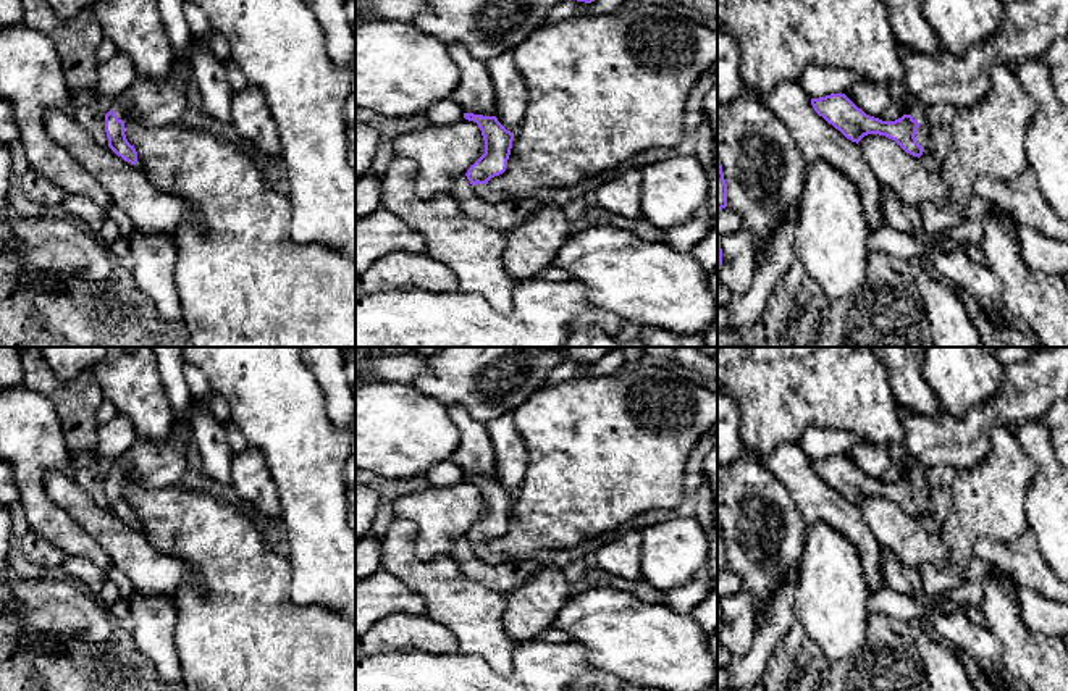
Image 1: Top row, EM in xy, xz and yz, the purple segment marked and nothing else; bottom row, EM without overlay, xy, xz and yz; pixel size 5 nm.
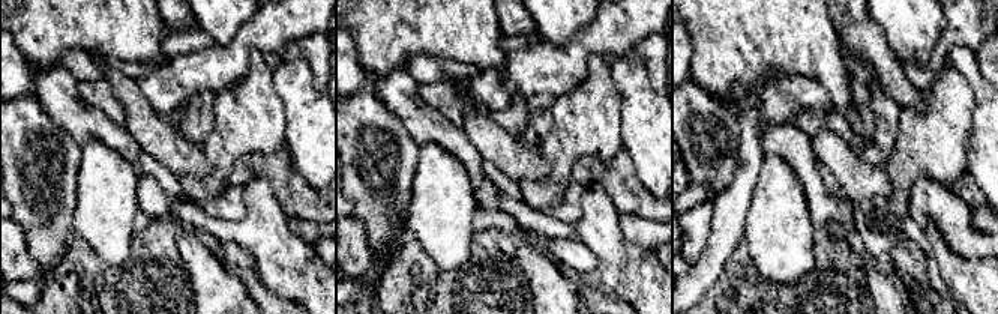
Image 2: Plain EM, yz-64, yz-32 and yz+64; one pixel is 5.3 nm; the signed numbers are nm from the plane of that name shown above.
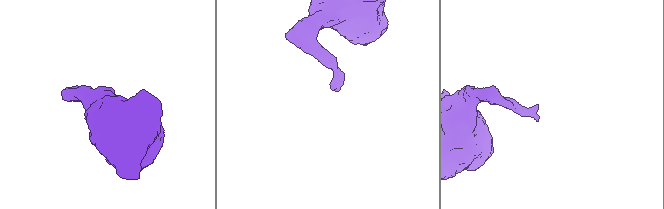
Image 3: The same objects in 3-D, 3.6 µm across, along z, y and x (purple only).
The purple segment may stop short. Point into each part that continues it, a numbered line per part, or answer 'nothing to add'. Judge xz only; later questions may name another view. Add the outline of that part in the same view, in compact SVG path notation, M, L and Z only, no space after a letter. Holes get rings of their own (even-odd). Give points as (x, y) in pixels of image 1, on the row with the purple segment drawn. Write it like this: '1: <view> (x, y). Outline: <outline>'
1: xz (483, 191). Outline: M475 184L473 189L478 197L481 197L483 200L488 200L491 203L502 203L502 202L509 200L506 192L493 191L488 184Z

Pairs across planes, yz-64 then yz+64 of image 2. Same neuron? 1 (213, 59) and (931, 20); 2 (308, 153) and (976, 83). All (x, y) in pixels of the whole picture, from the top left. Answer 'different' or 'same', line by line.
1: different
2: same

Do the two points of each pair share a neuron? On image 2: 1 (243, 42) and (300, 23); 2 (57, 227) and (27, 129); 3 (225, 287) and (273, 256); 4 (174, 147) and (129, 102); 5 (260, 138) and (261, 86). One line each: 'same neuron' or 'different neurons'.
1: same neuron
2: same neuron
3: different neurons
4: same neuron
5: same neuron

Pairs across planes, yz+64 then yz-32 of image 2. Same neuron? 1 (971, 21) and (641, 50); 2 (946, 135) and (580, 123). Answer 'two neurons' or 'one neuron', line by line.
1: two neurons
2: one neuron

